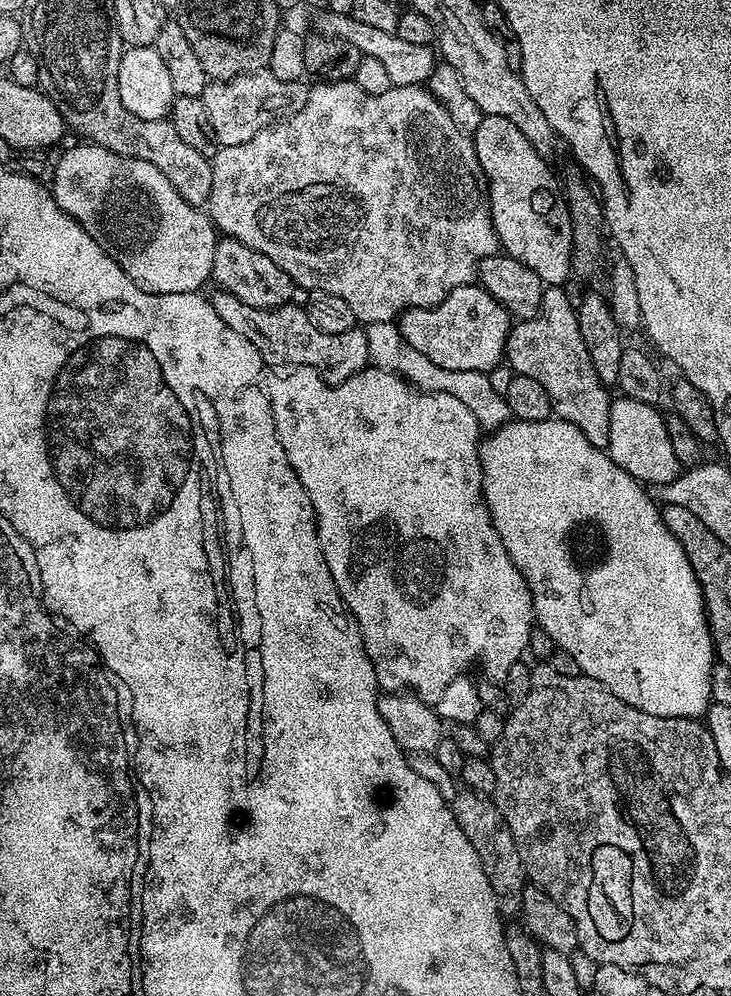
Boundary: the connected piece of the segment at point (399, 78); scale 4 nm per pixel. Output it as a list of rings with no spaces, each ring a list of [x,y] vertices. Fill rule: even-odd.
[[[320,10],[315,13],[316,28],[321,37],[333,42],[339,42],[349,49],[355,50],[361,56],[376,58],[382,62],[386,74],[390,74],[390,82],[393,86],[414,86],[415,84],[425,85],[435,70],[438,63],[438,56],[429,46],[417,46],[411,42],[405,42],[386,30],[378,30],[374,26],[366,26],[358,22],[358,18],[346,14],[334,14],[327,10]],[[341,40],[341,41],[340,41]],[[433,52],[433,53],[432,53]]]

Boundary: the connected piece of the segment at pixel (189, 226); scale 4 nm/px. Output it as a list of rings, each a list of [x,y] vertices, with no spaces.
[[[76,142],[50,172],[52,196],[122,266],[139,288],[158,294],[200,292],[214,266],[218,229],[207,211],[186,202],[178,190],[145,160],[114,154],[91,142]]]

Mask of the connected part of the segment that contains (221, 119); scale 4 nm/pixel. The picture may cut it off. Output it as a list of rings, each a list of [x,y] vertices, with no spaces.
[[[267,70],[247,72],[233,80],[213,80],[208,83],[203,95],[204,106],[217,145],[221,148],[242,146],[242,142],[250,142],[254,134],[306,103],[308,88],[302,85],[294,80],[274,78],[274,74]]]

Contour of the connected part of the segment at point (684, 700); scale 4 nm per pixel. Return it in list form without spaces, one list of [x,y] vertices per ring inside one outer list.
[[[512,418],[496,431],[489,431],[480,446],[480,477],[484,483],[484,501],[490,510],[494,530],[498,530],[502,546],[506,546],[514,566],[518,566],[522,578],[526,578],[530,586],[532,611],[539,631],[550,634],[553,645],[566,650],[566,654],[570,654],[570,658],[578,662],[583,675],[602,682],[602,686],[622,698],[622,702],[655,716],[691,720],[703,717],[712,704],[710,674],[714,663],[712,635],[708,629],[708,616],[704,613],[704,599],[700,583],[686,558],[686,552],[664,525],[660,508],[650,495],[649,489],[630,474],[626,474],[626,470],[615,464],[605,449],[595,448],[590,442],[586,442],[586,434],[582,434],[578,426],[559,418],[549,418],[542,422]]]

